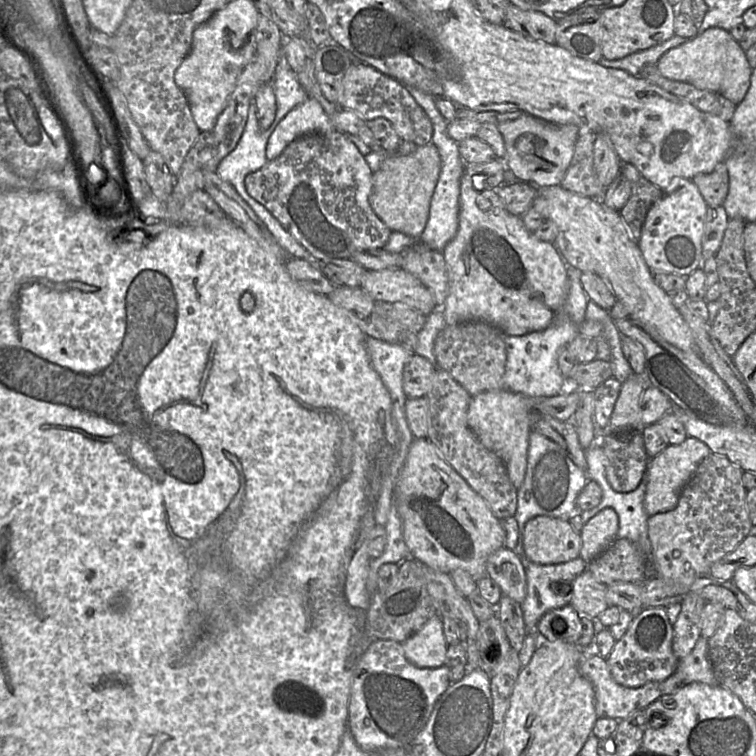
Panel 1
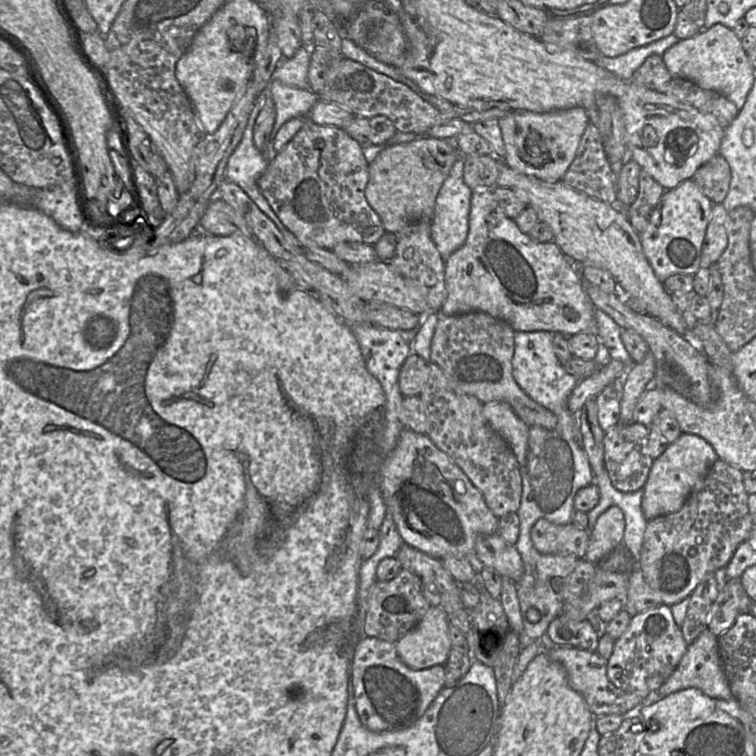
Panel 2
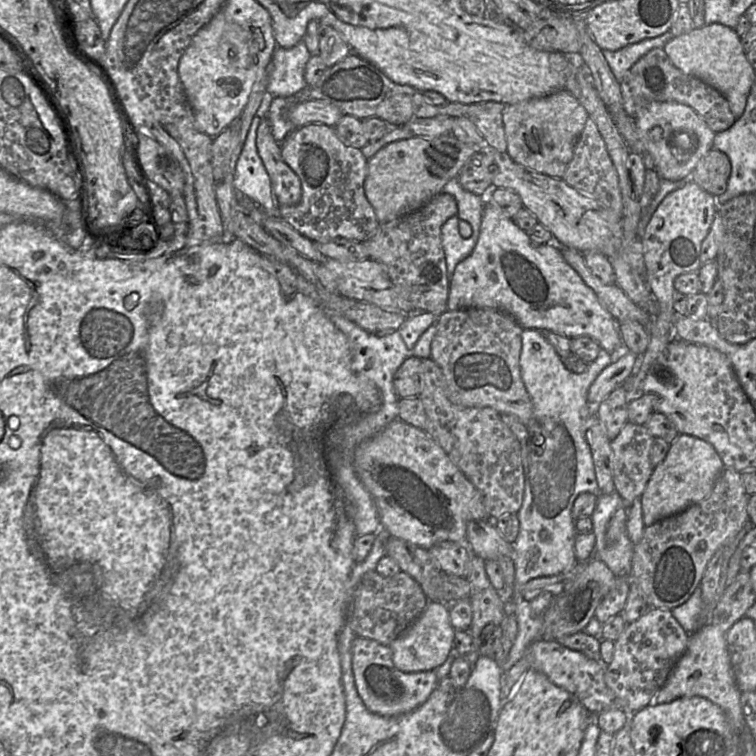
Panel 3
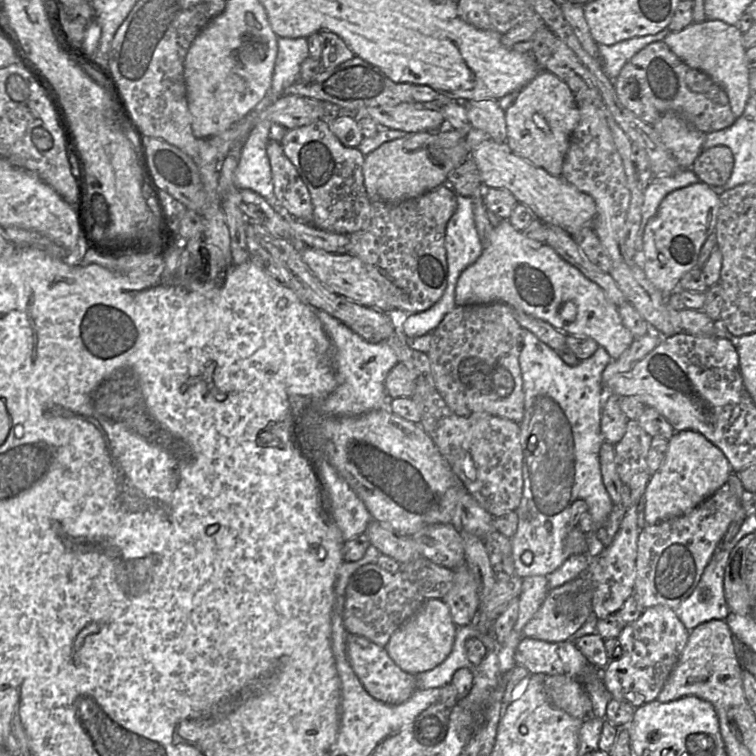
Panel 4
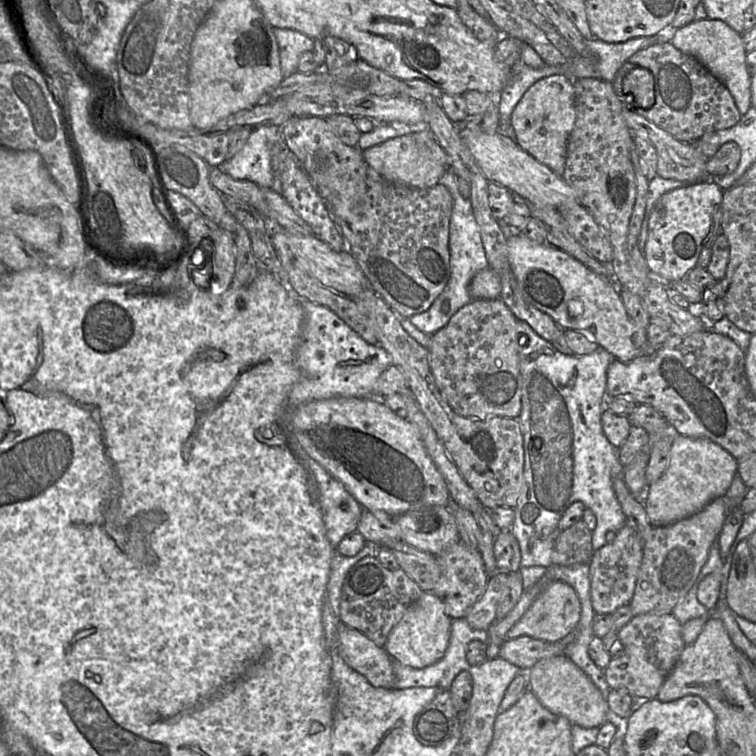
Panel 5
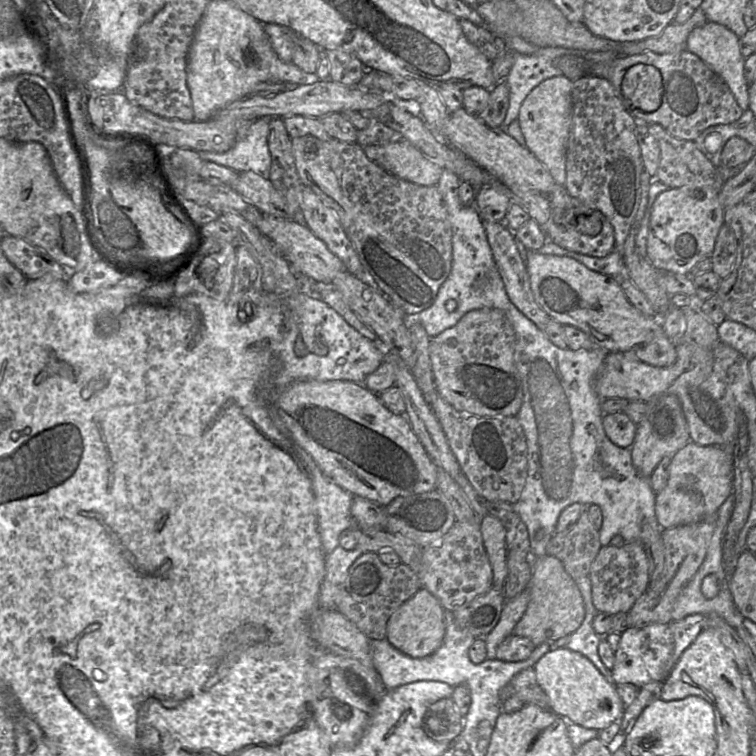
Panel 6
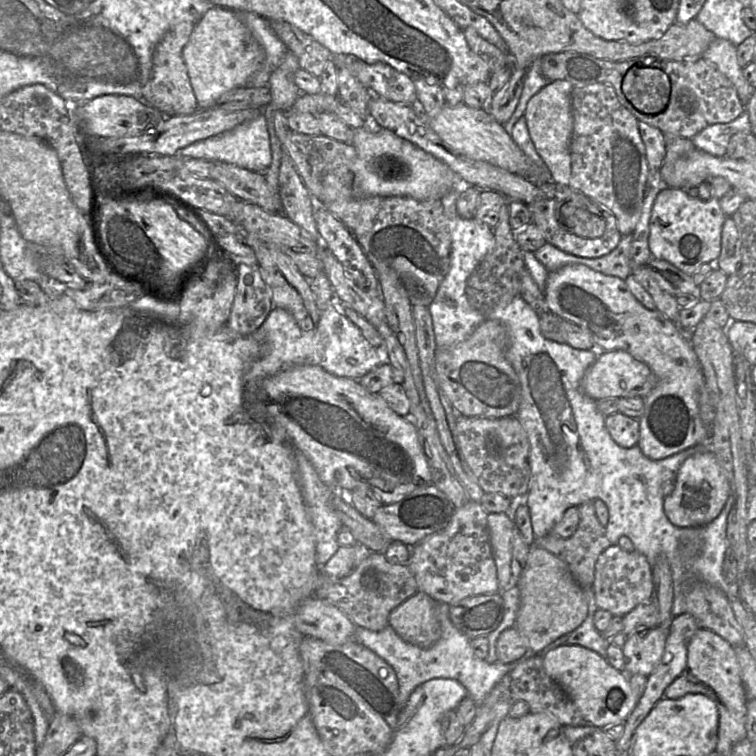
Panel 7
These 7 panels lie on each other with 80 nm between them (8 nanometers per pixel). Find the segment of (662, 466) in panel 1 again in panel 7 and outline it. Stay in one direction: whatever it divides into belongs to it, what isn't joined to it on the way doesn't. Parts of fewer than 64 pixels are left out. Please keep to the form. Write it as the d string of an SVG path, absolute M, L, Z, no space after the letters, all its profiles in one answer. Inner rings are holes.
M708 451L688 457L675 475L673 492L663 499L669 521L677 527L702 527L713 521L732 494L729 480L714 453Z

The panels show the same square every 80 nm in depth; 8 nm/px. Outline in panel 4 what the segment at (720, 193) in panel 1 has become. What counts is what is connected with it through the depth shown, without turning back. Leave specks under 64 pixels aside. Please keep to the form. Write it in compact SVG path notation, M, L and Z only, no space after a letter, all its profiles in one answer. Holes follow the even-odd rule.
M724 145L703 150L692 165L693 172L700 182L710 187L724 185L732 174L734 156L731 149Z

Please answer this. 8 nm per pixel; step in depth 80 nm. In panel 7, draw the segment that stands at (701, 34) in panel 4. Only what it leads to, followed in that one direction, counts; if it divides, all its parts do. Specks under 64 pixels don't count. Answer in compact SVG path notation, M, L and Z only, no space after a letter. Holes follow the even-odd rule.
M716 38L703 54L703 58L714 63L733 83L741 102L746 106L751 97L751 88L738 63L737 47L728 40Z

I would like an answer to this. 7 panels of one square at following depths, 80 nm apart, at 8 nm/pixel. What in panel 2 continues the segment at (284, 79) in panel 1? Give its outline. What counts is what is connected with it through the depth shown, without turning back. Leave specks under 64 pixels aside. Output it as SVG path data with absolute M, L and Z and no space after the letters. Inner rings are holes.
M274 78L269 83L268 94L276 110L270 134L272 140L284 123L295 117L307 117L310 109L319 101L318 94L310 89L289 86Z

